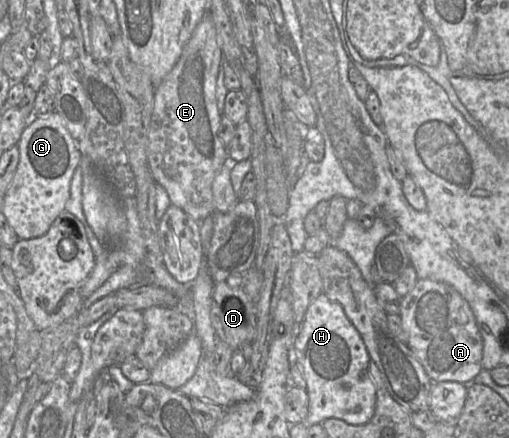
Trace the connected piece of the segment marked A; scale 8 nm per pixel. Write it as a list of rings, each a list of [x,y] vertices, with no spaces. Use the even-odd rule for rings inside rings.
[[[419,279],[415,287],[402,296],[399,316],[405,343],[433,382],[454,381],[466,385],[475,383],[473,382],[475,377],[483,369],[481,364],[483,340],[470,305],[454,287],[441,281]]]

